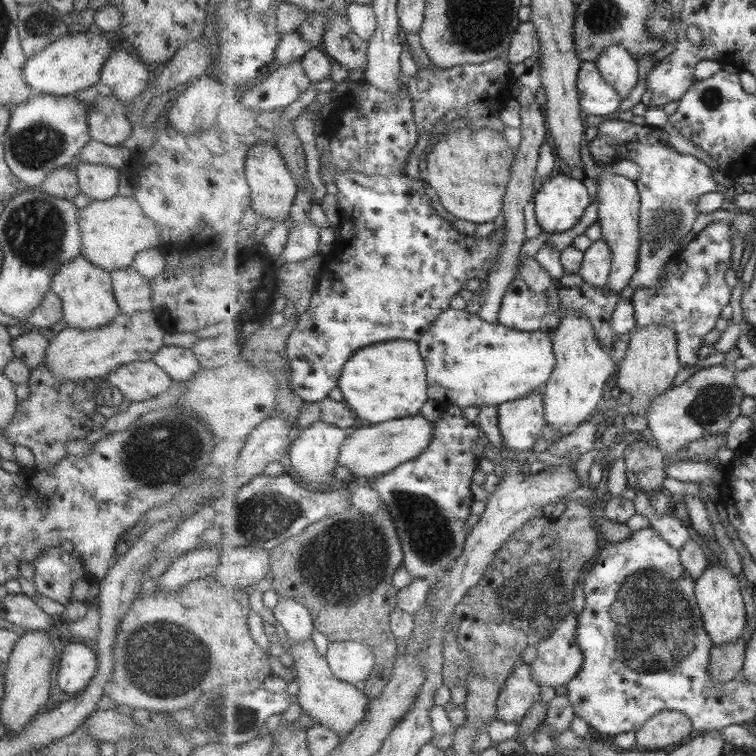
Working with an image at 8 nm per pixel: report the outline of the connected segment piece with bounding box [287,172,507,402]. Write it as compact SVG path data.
M341 172L335 176L334 182L338 188L338 199L343 214L343 222L339 227L339 240L335 243L334 249L322 258L323 268L316 280L315 290L311 299L311 306L307 312L299 317L298 328L290 335L288 341L287 355L291 370L291 390L295 392L303 401L319 402L328 398L333 388L338 388L345 364L352 360L352 357L364 347L378 343L387 343L393 340L409 340L419 343L419 340L432 328L435 320L450 307L449 302L453 296L466 288L469 278L478 278L480 281L487 280L489 273L499 261L501 247L505 241L505 231L507 226L503 225L495 234L487 238L476 238L473 235L460 233L451 221L439 216L439 212L433 208L431 198L425 192L423 177L412 178L405 174L393 174L391 176L367 176L361 172Z

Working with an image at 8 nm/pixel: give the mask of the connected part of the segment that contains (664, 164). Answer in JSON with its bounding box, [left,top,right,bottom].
[598,120,725,290]

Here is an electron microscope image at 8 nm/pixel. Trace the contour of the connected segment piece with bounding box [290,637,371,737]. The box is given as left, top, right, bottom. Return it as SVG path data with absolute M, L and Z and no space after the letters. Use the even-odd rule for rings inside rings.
M311 637L303 643L291 640L290 649L294 660L293 666L296 669L295 676L298 679L298 702L303 712L312 718L313 723L325 725L335 730L341 737L353 733L357 725L365 719L371 705L371 697L367 696L363 690L358 690L354 684L337 677L328 659L319 654Z

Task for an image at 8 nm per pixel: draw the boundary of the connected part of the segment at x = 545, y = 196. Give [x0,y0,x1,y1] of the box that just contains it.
[534,172,593,234]

